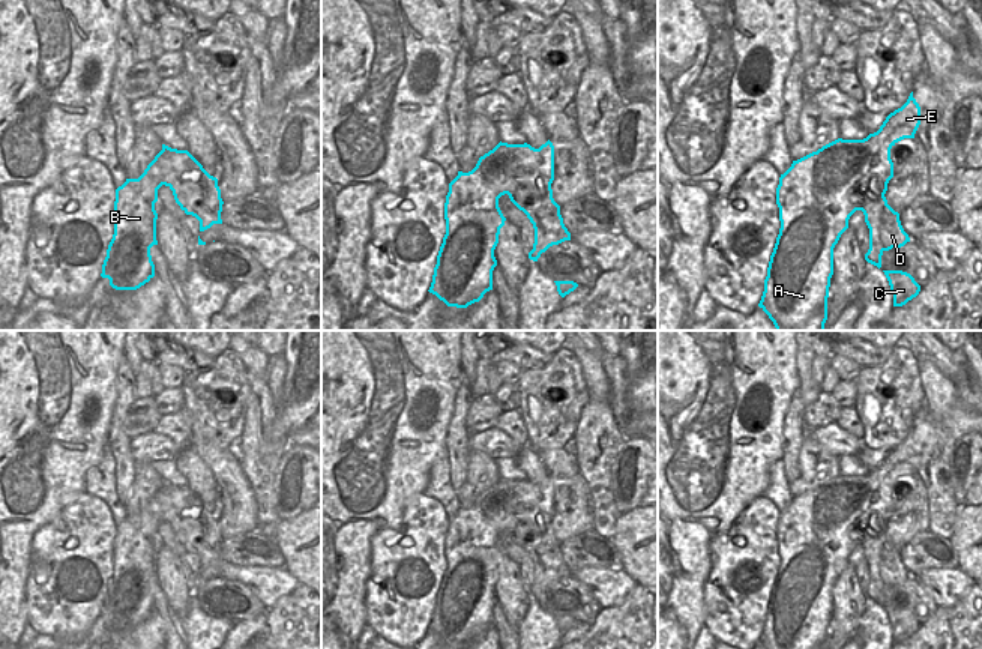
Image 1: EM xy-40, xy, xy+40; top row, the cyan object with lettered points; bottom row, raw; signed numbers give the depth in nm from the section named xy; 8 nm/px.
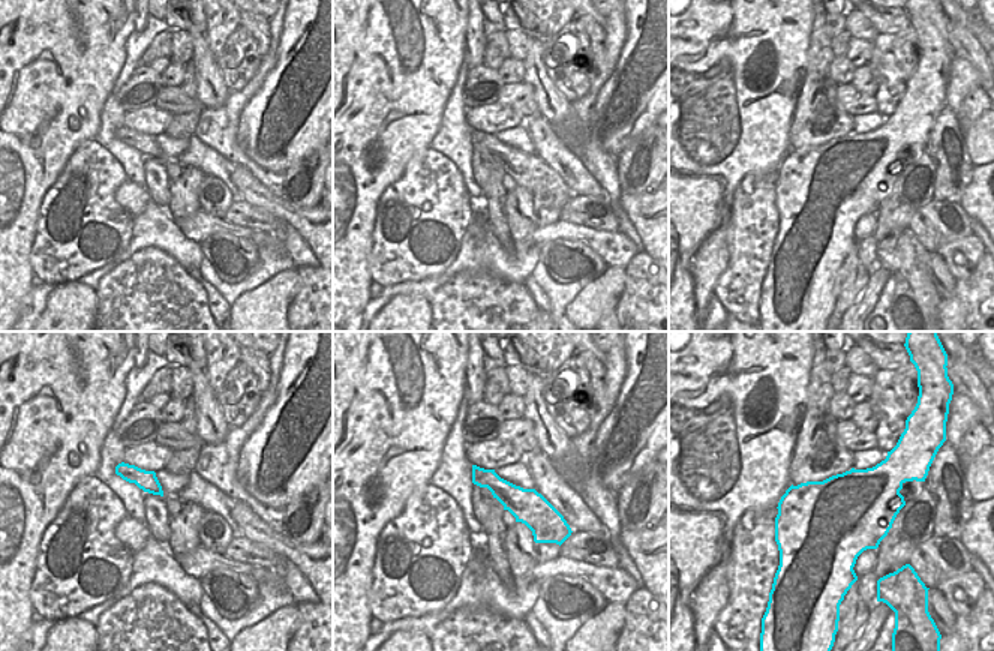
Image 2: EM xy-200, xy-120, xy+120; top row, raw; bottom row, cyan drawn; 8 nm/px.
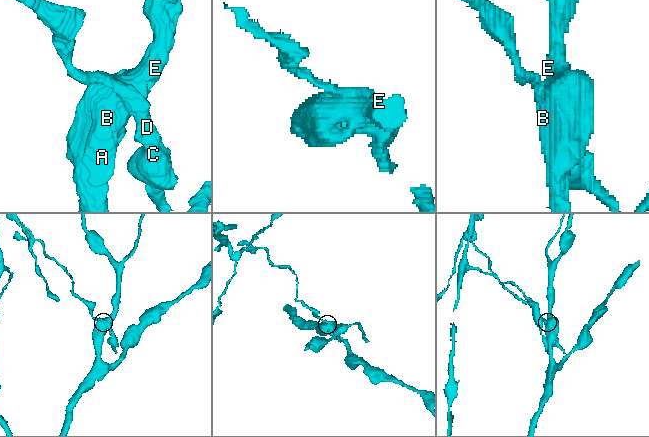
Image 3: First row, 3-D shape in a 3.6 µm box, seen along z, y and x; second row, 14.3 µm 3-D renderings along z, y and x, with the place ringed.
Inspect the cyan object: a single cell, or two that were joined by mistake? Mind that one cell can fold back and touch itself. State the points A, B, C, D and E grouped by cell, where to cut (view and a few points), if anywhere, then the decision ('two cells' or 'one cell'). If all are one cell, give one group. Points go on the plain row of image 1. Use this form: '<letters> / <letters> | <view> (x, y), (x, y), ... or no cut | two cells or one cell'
A B E / C D | xy+40 (885, 519), (870, 519), (865, 528), (876, 532), (861, 546) | two cells

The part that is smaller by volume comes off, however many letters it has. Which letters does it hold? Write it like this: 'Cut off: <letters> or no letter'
Cut off: C, D

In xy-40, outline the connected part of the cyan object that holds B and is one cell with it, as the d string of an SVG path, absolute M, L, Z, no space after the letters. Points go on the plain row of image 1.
M162 485L147 502L138 515L126 515L116 526L114 538L114 571L107 586L102 601L102 614L110 616L110 622L116 626L137 626L155 613L155 601L152 598L150 584L158 581L155 539L158 538L158 526L165 521L164 514L171 508L183 509L188 499L195 494L188 487Z

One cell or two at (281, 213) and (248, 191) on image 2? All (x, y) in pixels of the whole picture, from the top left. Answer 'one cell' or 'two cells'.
one cell

